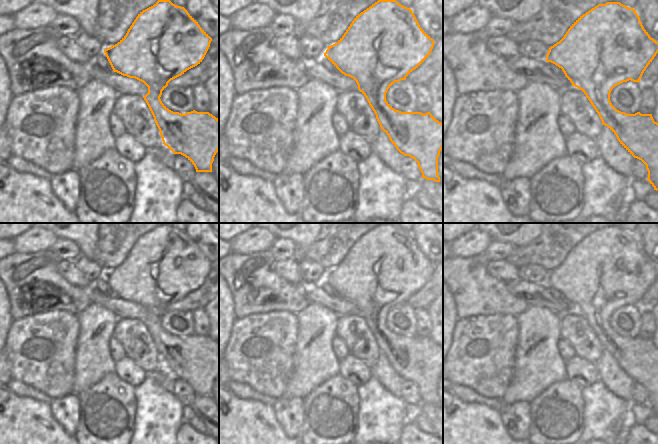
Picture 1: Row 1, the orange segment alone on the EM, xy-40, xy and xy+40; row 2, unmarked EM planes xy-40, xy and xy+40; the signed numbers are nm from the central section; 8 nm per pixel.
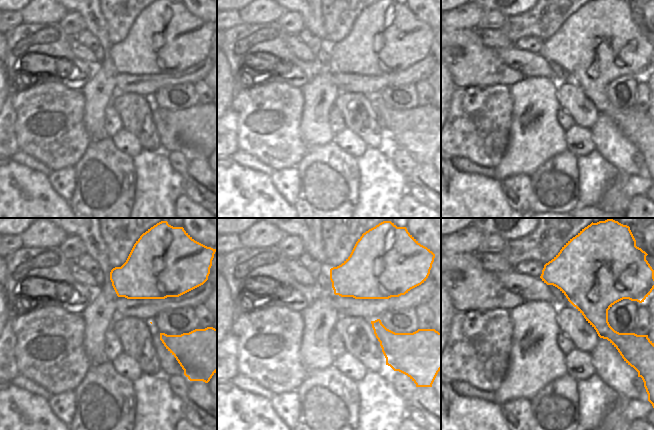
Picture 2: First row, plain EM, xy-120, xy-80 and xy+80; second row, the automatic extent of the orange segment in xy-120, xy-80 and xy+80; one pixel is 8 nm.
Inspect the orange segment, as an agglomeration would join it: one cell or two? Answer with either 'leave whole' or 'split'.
leave whole

